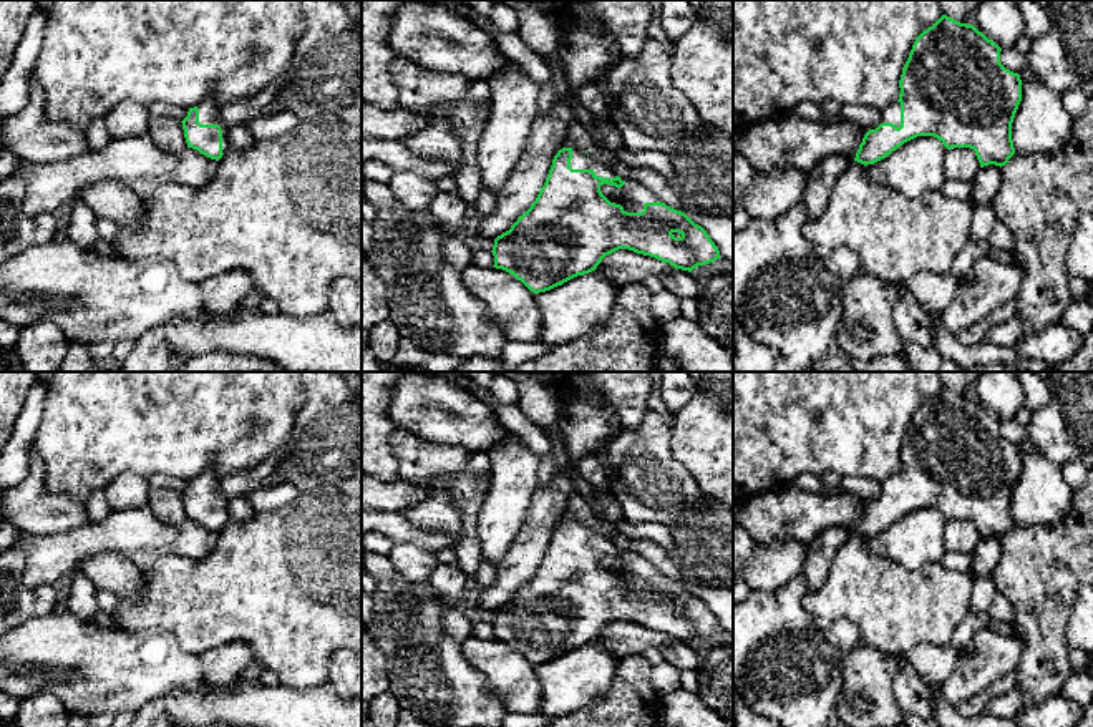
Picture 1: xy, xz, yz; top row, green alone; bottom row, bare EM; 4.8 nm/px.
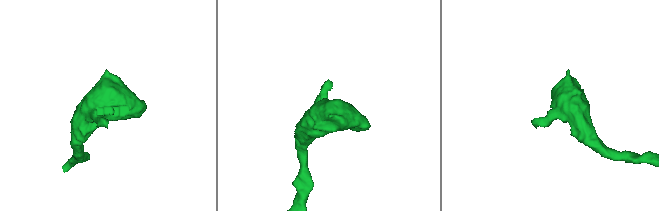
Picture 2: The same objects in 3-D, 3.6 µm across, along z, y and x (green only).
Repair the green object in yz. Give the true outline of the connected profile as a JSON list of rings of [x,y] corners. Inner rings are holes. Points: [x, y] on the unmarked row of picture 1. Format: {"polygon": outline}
{"polygon": [[[942,387],[916,410],[899,451],[899,471],[886,478],[882,495],[864,506],[854,533],[874,536],[917,508],[934,508],[947,521],[974,521],[980,539],[1005,538],[1015,526],[1012,495],[1022,473],[1022,451],[1000,435],[1000,423],[974,397]]]}

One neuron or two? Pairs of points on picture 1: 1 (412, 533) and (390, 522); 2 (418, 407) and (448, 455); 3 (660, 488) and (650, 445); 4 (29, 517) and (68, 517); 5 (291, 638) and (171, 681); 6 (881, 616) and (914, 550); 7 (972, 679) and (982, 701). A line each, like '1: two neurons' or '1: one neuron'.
1: one neuron
2: two neurons
3: one neuron
4: one neuron
5: two neurons
6: two neurons
7: two neurons

